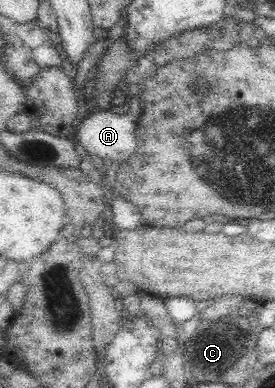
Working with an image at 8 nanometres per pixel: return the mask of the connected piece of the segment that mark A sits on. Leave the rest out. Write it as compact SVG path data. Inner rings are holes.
M139 94L132 96L129 102L129 110L126 114L116 114L109 111L90 111L82 113L81 120L77 123L73 138L79 141L91 156L100 157L110 165L112 161L120 165L135 157L137 153L137 137L135 129L138 126L139 113Z

